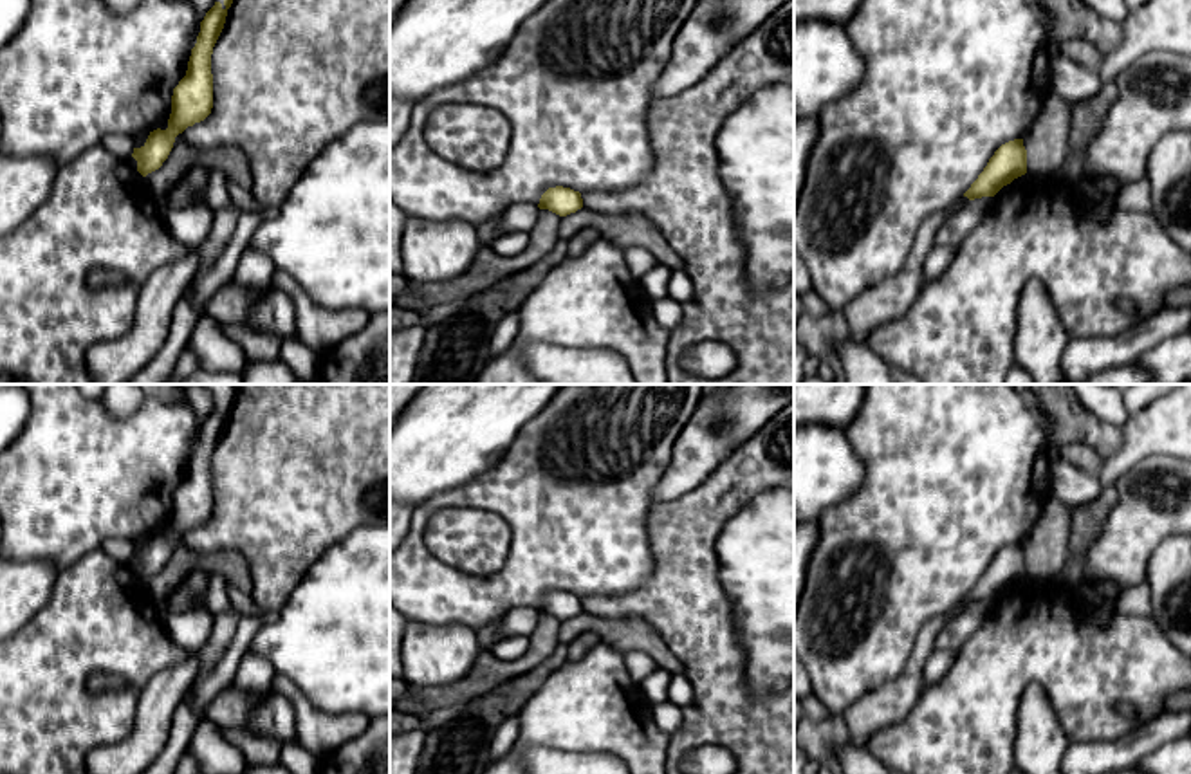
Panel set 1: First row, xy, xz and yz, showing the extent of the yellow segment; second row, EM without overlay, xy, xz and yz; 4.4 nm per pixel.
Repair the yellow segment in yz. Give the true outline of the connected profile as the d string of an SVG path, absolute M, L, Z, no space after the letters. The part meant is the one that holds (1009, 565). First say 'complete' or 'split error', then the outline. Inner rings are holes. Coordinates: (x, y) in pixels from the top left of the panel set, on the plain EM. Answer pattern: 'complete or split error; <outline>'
complete; M1023 543L1002 548L983 576L964 597L969 604L994 601L1003 590L1027 577L1027 554Z

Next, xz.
complete; M556 590L549 592L538 608L540 613L549 613L559 621L567 621L583 612L583 603L579 595L570 592Z

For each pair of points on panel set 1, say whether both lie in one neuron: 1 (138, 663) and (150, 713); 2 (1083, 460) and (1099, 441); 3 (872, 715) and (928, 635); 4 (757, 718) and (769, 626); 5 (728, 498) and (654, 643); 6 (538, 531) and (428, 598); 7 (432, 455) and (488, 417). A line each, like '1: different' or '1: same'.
1: different
2: different
3: same
4: different
5: different
6: same
7: same

